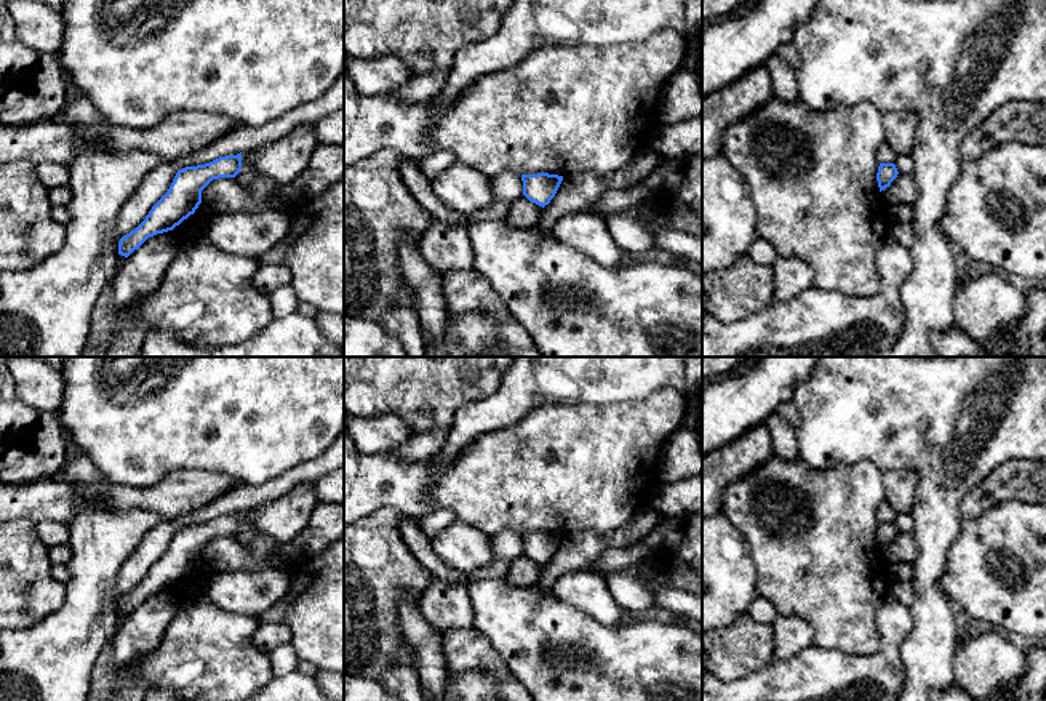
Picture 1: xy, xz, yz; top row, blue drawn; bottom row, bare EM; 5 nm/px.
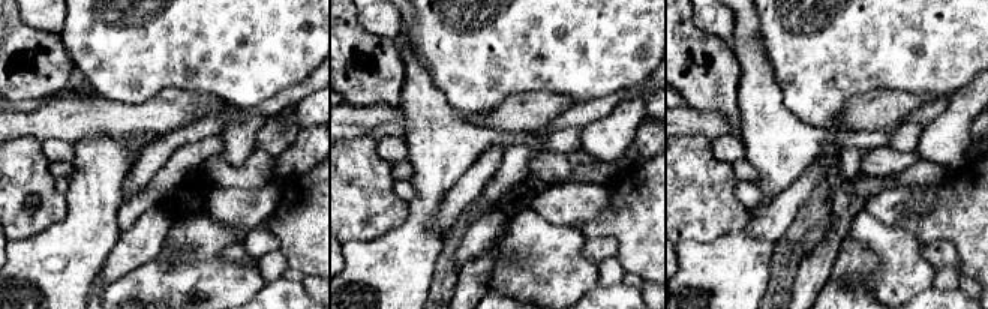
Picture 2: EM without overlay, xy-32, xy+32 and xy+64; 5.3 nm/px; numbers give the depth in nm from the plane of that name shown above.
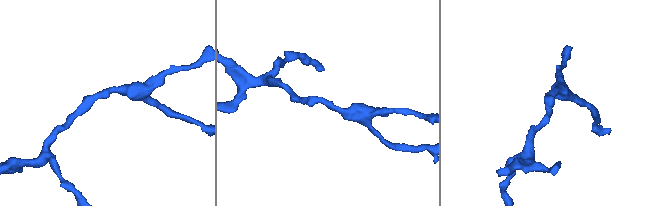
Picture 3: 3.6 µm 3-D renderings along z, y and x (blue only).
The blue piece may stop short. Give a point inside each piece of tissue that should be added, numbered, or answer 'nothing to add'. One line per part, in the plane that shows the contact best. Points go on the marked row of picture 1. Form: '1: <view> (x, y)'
nothing to add

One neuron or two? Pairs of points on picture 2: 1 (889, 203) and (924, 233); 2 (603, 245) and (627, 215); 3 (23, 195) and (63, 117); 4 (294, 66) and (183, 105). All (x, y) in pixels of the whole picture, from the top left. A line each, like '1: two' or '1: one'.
1: two
2: two
3: two
4: two

